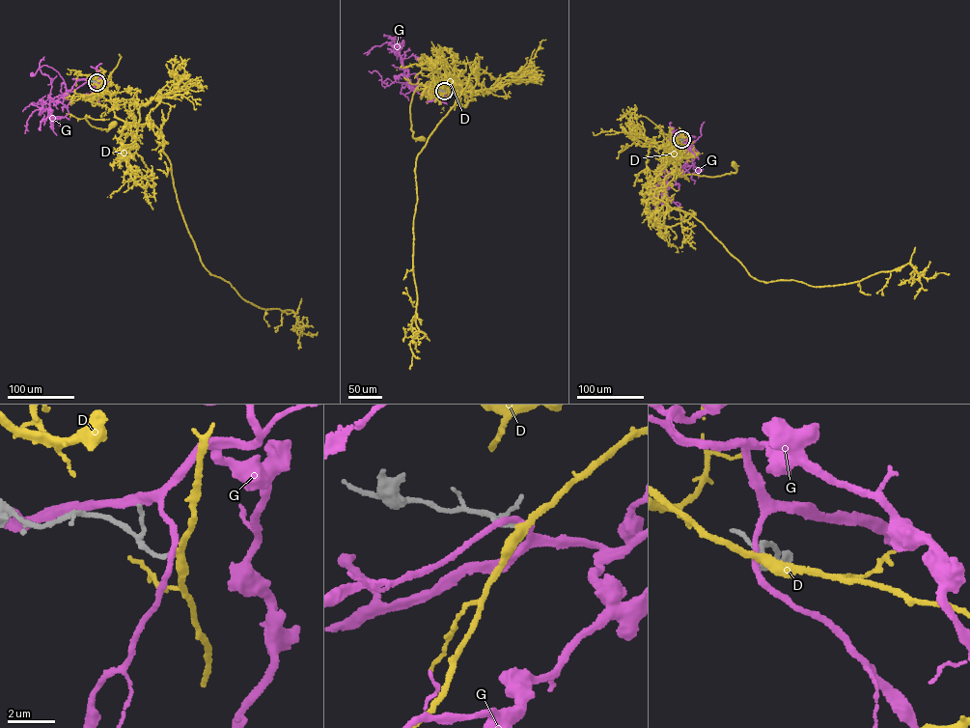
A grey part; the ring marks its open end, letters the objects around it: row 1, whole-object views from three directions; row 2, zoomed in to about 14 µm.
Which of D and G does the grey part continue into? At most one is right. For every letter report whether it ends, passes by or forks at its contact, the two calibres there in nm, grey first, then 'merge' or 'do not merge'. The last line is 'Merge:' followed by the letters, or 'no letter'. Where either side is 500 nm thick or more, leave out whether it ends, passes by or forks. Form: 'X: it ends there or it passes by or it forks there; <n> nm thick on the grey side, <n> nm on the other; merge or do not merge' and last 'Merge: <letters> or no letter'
D: it passes by; 170 nm thick on the grey side, 320 nm on the other; merge
G: it passes by; 160 nm thick on the grey side, 240 nm on the other; do not merge
Merge: D

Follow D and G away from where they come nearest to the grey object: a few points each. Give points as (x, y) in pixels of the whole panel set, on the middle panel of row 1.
D: (444, 91), (455, 84), (421, 84), (413, 94), (410, 108), (412, 136), (422, 139)
G: (444, 91), (434, 95), (419, 94), (412, 87), (416, 90), (415, 73), (396, 77)

